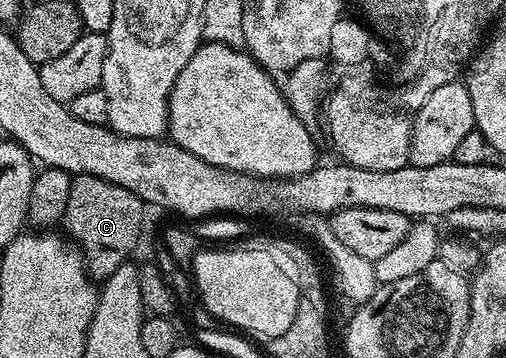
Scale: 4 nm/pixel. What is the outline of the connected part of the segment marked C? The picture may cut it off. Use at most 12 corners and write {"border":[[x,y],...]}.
{"border":[[75,176],[62,227],[93,281],[129,262],[144,200]]}

